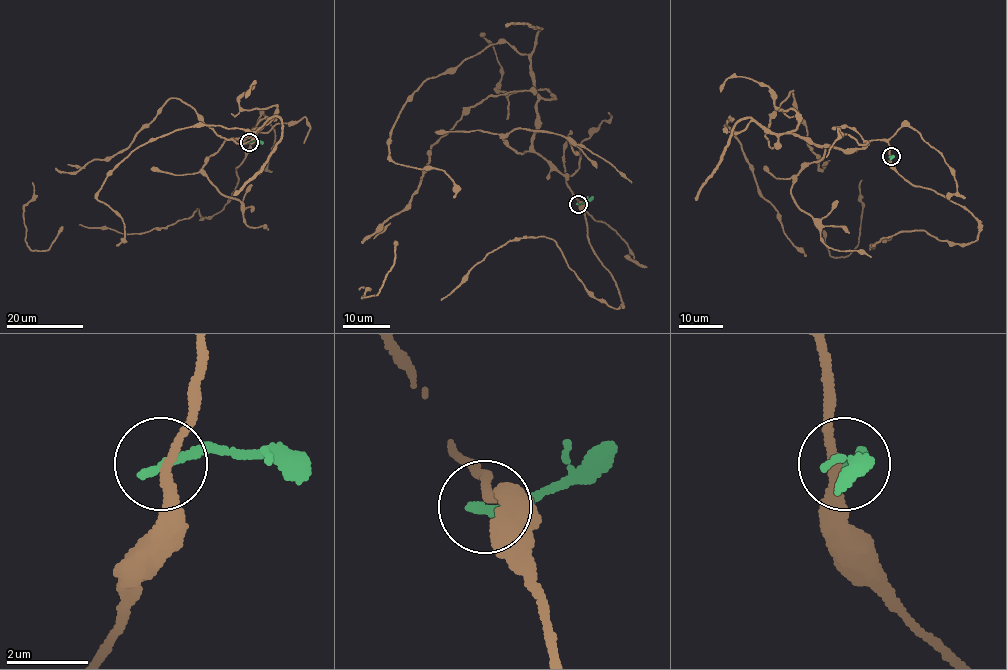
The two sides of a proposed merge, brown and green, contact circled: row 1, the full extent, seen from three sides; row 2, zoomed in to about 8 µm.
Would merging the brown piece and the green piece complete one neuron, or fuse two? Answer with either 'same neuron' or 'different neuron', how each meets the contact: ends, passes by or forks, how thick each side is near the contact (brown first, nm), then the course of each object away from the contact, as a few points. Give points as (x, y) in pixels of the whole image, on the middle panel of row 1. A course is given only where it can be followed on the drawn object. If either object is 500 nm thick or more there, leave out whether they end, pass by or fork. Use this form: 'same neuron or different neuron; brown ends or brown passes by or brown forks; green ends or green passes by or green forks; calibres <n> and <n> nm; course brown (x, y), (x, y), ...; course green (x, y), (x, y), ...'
different neuron; brown passes by; green ends; calibres 240 and 280 nm; course brown (578, 203), (532, 146), (535, 89), (494, 95), (362, 242), (362, 296), (395, 241); course green (578, 204), (593, 196)

